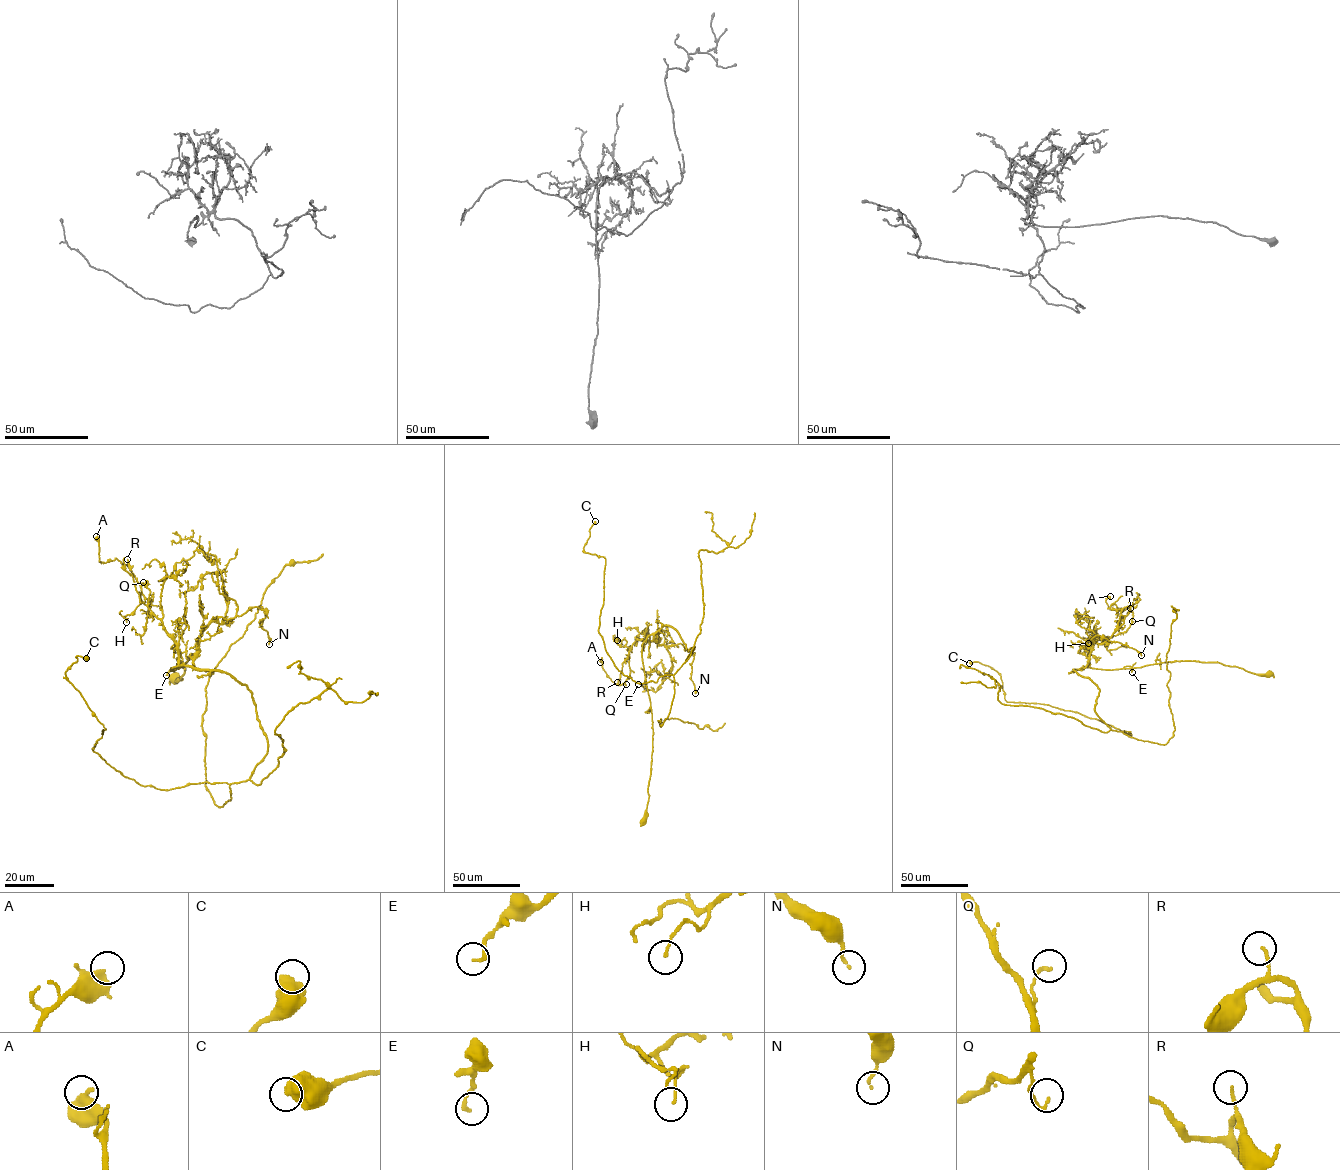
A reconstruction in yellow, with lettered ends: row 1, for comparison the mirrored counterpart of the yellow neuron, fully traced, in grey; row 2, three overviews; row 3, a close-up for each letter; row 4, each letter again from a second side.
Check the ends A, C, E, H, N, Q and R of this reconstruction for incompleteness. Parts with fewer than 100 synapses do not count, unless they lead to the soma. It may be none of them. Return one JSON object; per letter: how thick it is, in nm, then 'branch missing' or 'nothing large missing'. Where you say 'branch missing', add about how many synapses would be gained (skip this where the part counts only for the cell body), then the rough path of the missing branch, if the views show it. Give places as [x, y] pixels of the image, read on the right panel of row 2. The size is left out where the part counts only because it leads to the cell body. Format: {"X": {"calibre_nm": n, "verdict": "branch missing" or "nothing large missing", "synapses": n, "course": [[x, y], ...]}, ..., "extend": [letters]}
{"A": {"calibre_nm": 320, "verdict": "nothing large missing"}, "C": {"calibre_nm": 750, "verdict": "nothing large missing"}, "E": {"calibre_nm": 160, "verdict": "nothing large missing"}, "H": {"calibre_nm": 90, "verdict": "nothing large missing"}, "N": {"calibre_nm": 120, "verdict": "nothing large missing"}, "Q": {"calibre_nm": 120, "verdict": "nothing large missing"}, "R": {"calibre_nm": 110, "verdict": "nothing large missing"}, "extend": []}

